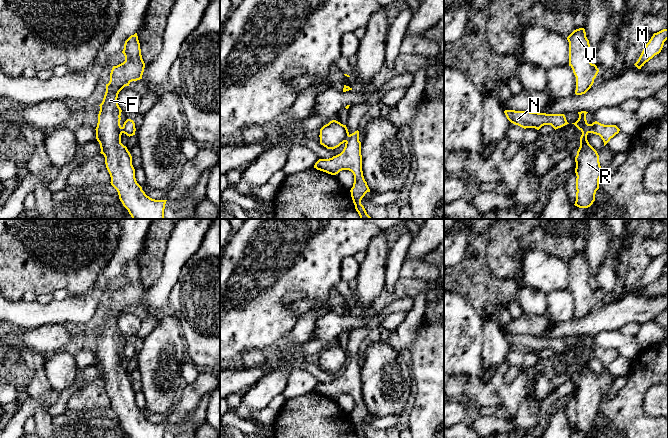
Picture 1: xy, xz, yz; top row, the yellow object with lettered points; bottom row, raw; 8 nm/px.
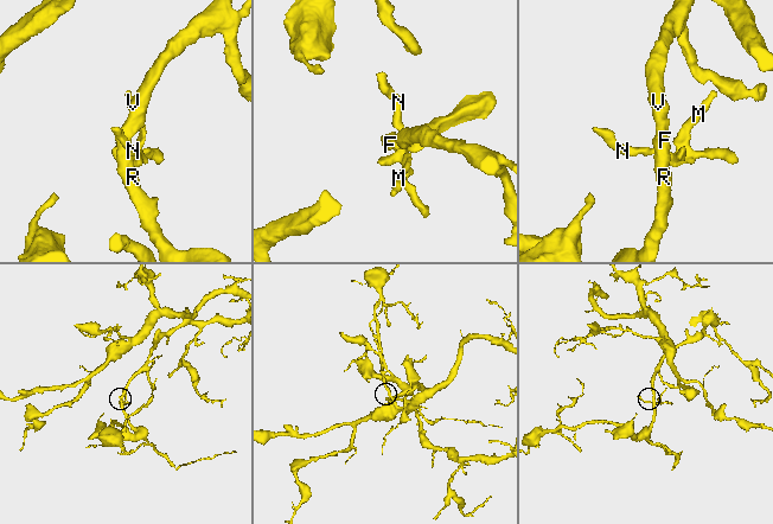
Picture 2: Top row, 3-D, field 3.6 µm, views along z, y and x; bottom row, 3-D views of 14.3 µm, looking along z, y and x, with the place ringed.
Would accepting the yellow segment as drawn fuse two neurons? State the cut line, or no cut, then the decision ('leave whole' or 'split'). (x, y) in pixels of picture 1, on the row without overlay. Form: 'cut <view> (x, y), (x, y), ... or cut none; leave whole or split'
cut yz (588, 348), (587, 356); split

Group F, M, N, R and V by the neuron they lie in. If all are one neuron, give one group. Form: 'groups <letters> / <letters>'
groups F R V / M N

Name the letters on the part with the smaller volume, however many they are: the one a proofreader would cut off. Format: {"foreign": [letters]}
{"foreign": ["M", "N"]}

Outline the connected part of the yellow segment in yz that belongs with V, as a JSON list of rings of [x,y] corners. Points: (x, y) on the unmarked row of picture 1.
[[[584,252],[574,254],[568,261],[569,266],[569,290],[576,301],[576,319],[585,318],[593,309],[599,293],[589,284],[589,264]]]

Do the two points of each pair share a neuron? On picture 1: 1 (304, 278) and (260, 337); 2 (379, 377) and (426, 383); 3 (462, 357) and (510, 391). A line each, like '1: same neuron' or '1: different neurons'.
1: same neuron
2: different neurons
3: same neuron

